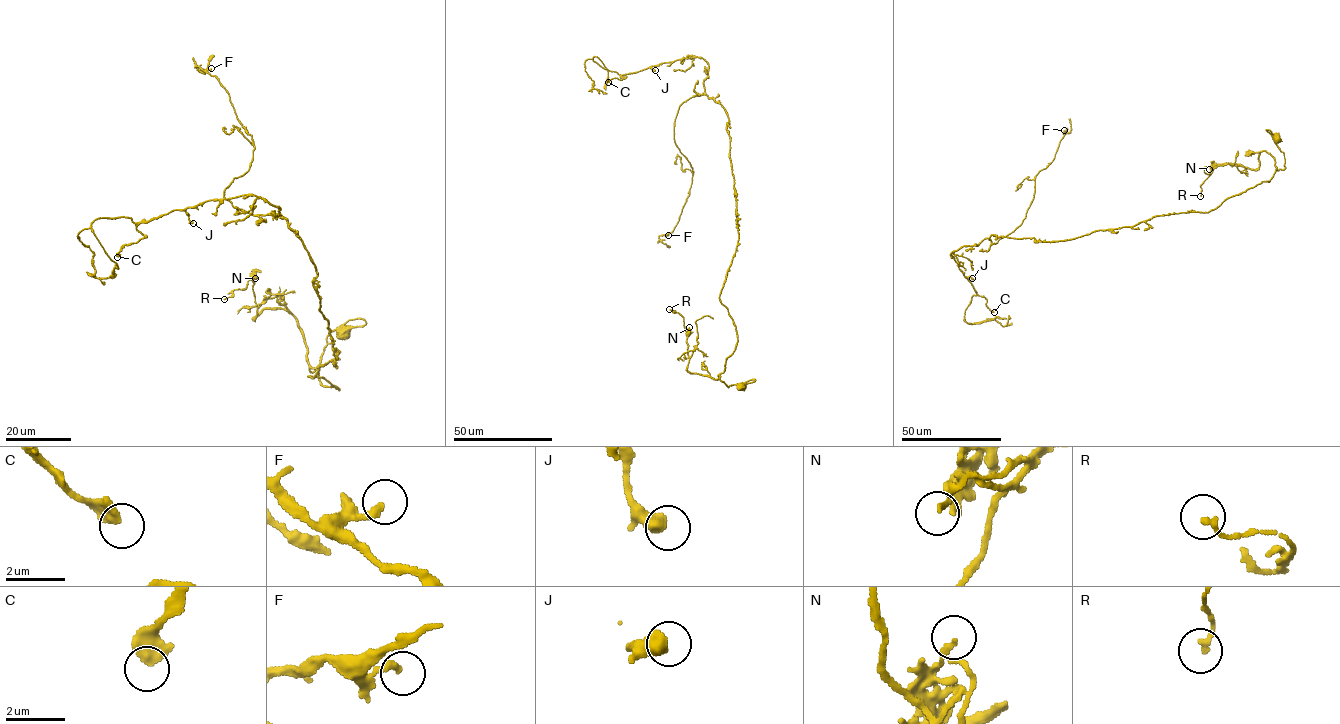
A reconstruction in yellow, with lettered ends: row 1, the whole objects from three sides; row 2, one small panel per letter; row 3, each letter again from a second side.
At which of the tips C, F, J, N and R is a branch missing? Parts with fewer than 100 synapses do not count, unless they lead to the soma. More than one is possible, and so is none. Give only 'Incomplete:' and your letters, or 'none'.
Incomplete: none

